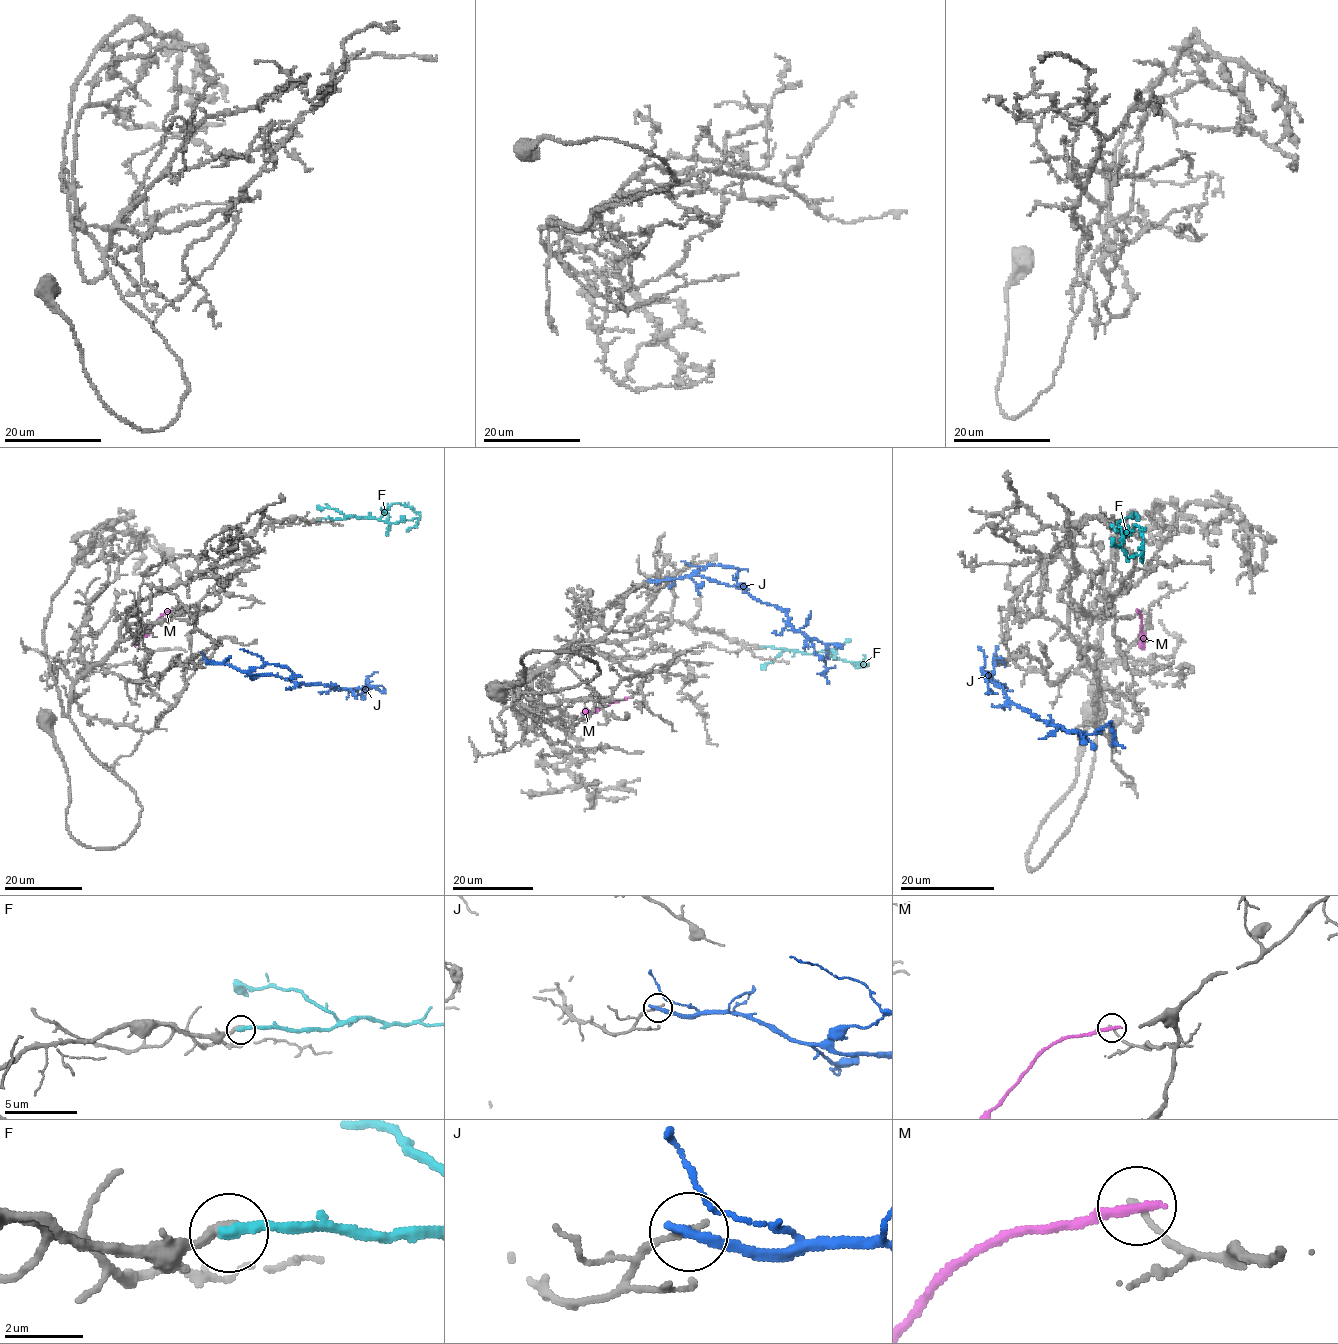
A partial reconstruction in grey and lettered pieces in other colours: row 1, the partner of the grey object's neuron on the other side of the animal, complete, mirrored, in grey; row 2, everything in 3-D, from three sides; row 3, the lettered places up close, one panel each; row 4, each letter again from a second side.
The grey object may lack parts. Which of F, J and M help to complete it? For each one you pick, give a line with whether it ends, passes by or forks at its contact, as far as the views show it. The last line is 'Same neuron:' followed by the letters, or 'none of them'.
F: it ends
Same neuron: F

